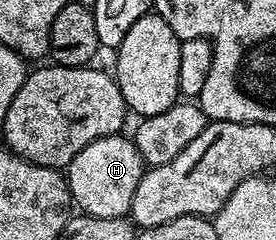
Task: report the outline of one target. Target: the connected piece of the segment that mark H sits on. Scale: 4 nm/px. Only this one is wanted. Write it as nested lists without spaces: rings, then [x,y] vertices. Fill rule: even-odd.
[[[120,133],[97,138],[69,162],[69,197],[80,213],[90,214],[96,218],[126,217],[131,208],[131,200],[135,200],[135,188],[139,188],[139,180],[146,169],[132,137]]]

